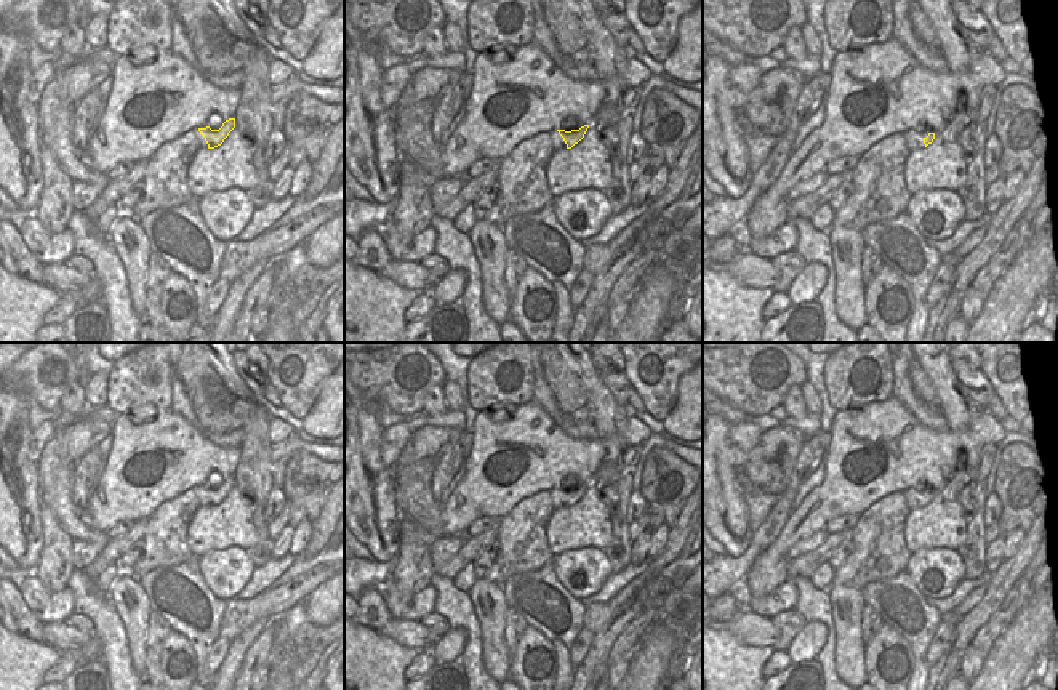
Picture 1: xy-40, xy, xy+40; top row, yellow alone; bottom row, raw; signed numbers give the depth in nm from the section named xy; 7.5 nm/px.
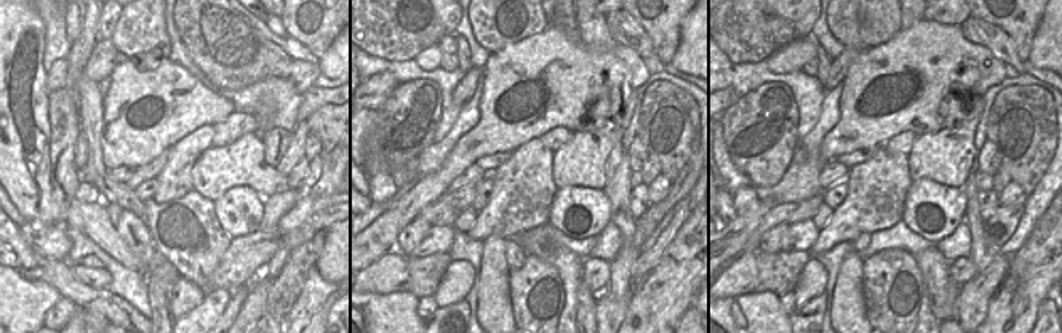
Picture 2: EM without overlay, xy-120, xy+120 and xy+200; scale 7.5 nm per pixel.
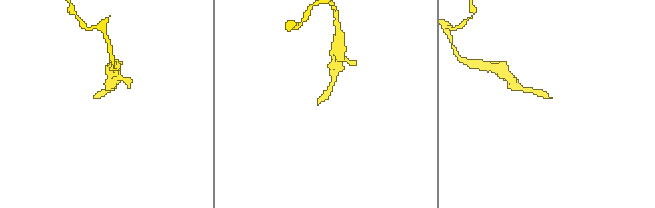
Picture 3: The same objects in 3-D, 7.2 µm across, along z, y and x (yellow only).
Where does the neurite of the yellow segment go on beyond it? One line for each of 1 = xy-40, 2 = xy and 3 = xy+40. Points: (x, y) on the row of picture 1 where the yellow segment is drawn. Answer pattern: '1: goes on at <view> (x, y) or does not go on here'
1: goes on at xy-40 (202, 143)
2: goes on at xy (557, 141)
3: goes on at xy+40 (914, 140)

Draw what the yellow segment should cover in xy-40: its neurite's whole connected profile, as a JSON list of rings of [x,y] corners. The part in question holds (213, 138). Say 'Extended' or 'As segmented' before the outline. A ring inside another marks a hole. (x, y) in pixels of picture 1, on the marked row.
Extended. [[[229,118],[222,123],[219,130],[198,128],[192,130],[195,133],[195,138],[198,141],[200,149],[214,149],[224,142],[224,139],[229,136],[229,133],[235,128],[235,118]]]

